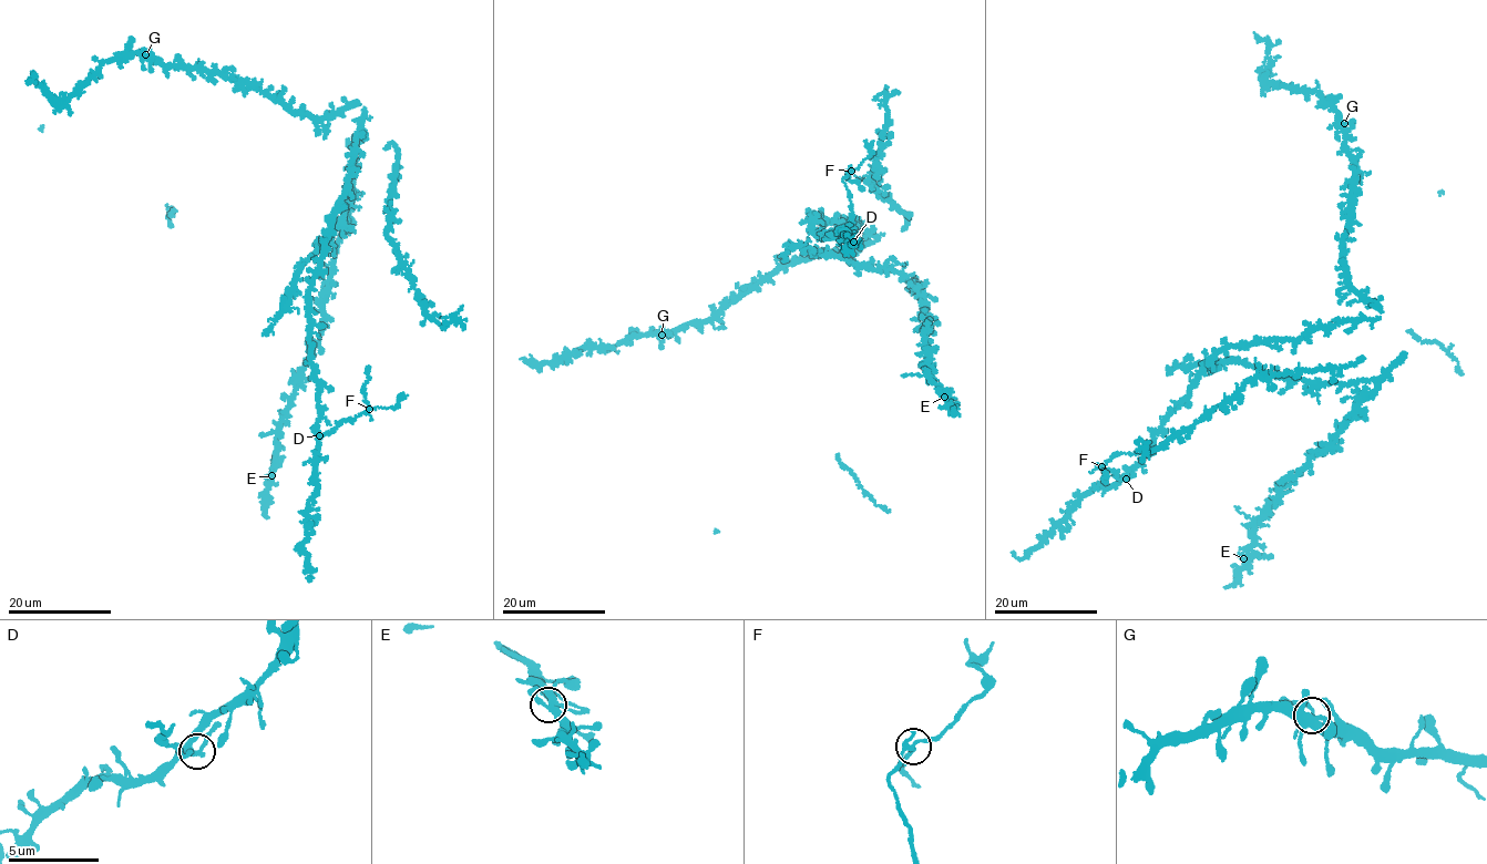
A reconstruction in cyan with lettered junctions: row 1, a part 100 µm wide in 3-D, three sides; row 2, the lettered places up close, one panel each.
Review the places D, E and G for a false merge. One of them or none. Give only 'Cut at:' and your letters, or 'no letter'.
Cut at: D

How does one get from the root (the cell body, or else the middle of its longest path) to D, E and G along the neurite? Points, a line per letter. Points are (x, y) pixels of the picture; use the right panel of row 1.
D: (1226, 349), (1205, 366), (1189, 398), (1169, 413), (1162, 429), (1154, 439), (1149, 454), (1129, 471), (1126, 480)
E: (1226, 349), (1197, 370), (1226, 361), (1313, 387), (1378, 381), (1332, 448), (1284, 481), (1243, 558)
G: (1226, 349), (1292, 341), (1381, 317), (1349, 285), (1341, 261), (1354, 177), (1344, 123)

